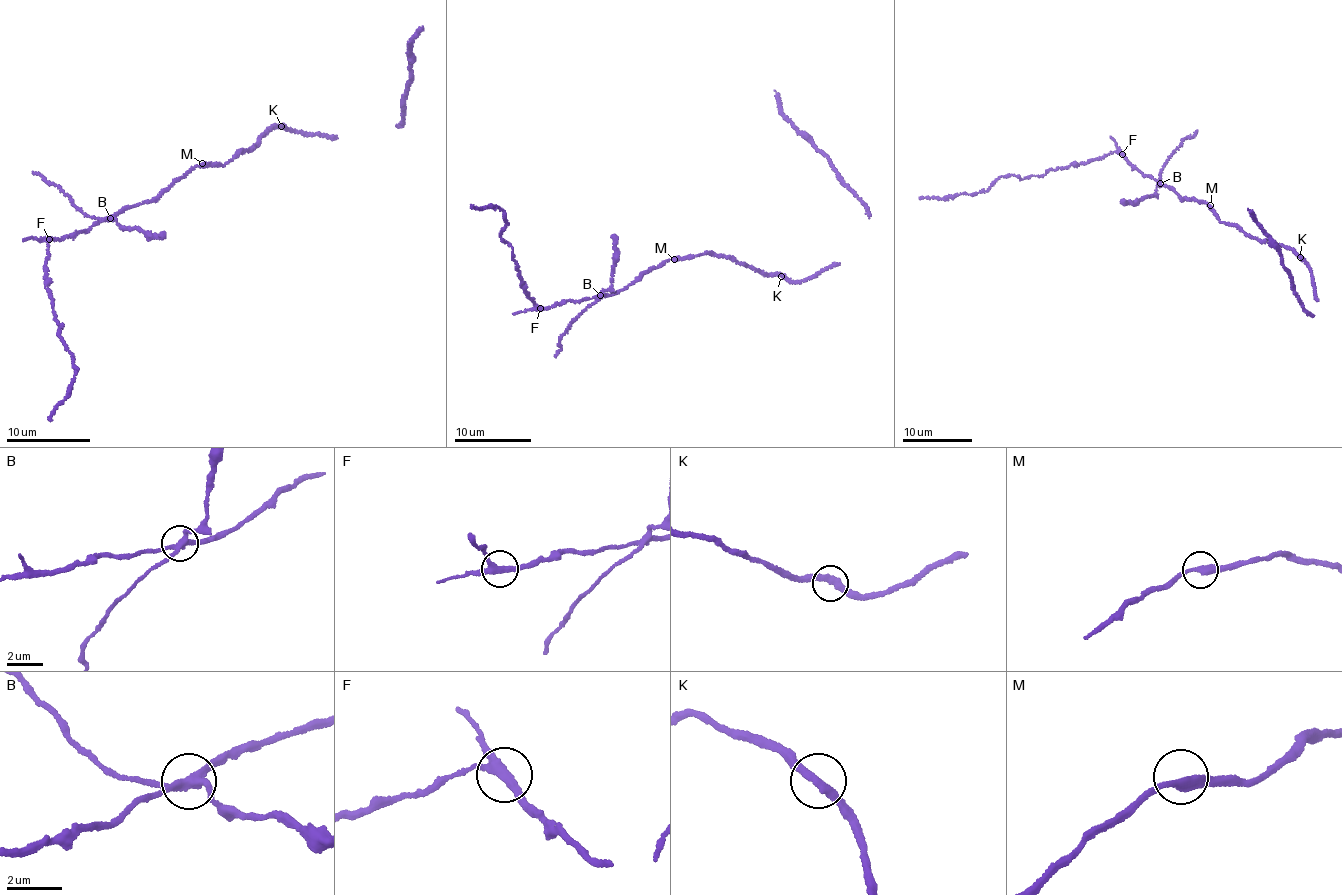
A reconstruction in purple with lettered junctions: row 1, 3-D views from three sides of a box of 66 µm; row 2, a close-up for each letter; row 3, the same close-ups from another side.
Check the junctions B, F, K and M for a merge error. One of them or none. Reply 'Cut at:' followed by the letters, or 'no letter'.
Cut at: B

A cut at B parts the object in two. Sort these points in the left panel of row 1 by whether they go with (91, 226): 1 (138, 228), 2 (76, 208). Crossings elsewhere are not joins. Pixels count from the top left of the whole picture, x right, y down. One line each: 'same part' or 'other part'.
1: other part
2: other part

